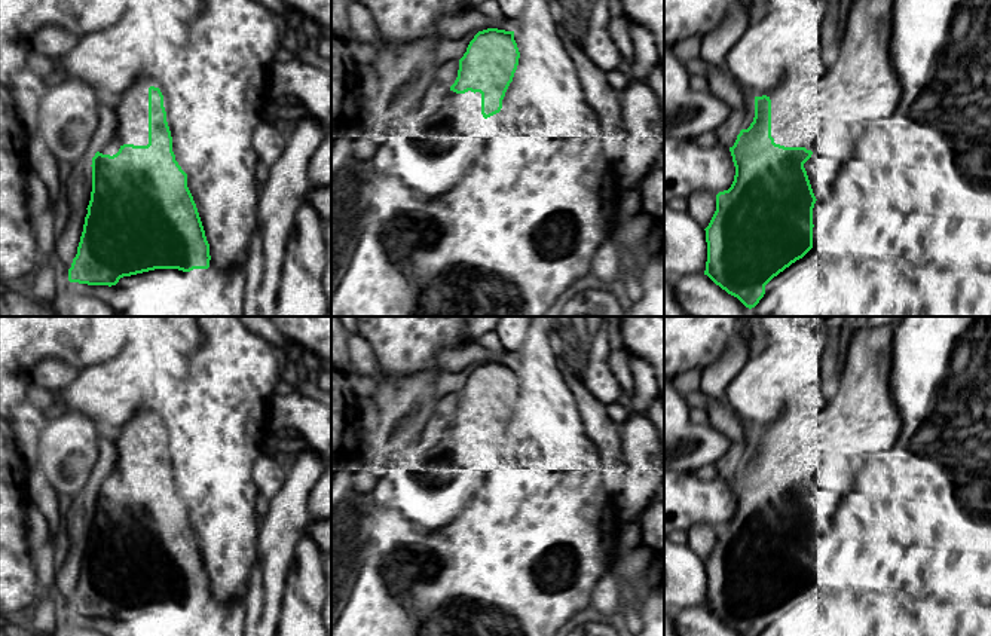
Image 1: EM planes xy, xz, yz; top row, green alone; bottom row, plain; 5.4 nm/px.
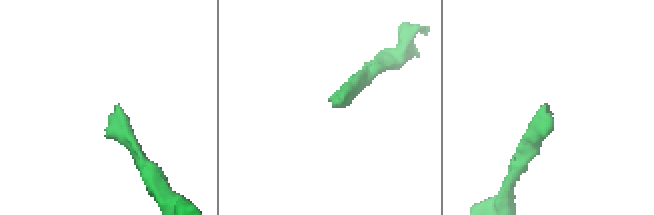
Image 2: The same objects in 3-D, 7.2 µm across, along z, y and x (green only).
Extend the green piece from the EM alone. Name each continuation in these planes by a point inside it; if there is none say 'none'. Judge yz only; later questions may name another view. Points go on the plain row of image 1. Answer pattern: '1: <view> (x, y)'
1: yz (862, 418)

